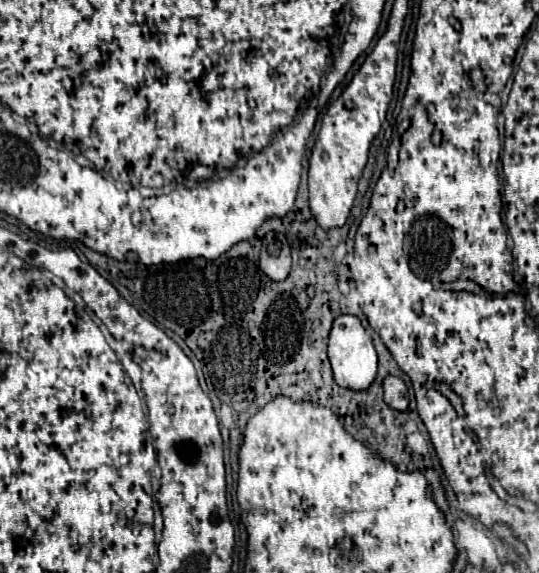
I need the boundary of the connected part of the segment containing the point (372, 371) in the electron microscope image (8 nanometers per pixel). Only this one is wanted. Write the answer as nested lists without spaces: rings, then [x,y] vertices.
[[[342,314],[334,320],[330,340],[328,340],[328,358],[332,364],[332,372],[334,372],[334,382],[342,388],[360,392],[360,390],[366,390],[376,378],[378,356],[376,356],[372,338],[366,334],[362,322],[356,316]]]

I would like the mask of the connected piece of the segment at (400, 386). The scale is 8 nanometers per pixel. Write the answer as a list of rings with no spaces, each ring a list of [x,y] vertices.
[[[388,376],[384,380],[384,402],[394,410],[404,412],[408,408],[408,388],[400,378]]]

